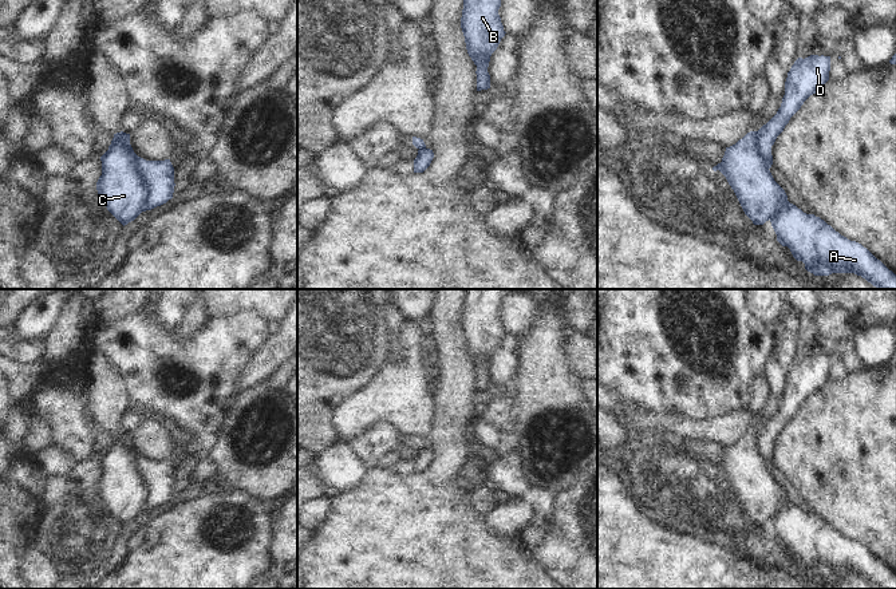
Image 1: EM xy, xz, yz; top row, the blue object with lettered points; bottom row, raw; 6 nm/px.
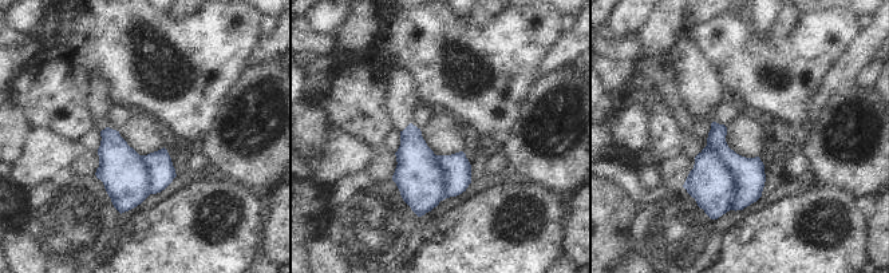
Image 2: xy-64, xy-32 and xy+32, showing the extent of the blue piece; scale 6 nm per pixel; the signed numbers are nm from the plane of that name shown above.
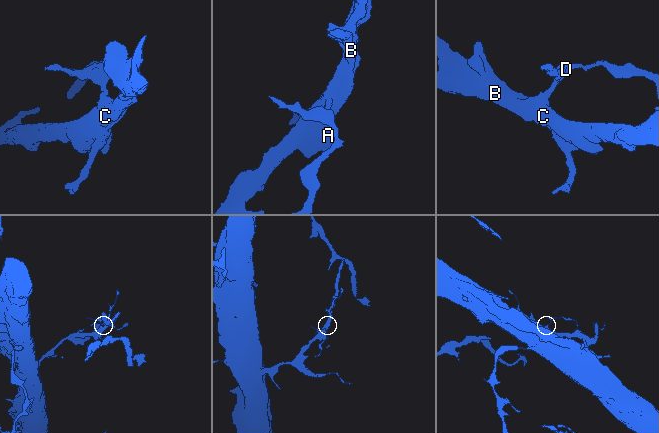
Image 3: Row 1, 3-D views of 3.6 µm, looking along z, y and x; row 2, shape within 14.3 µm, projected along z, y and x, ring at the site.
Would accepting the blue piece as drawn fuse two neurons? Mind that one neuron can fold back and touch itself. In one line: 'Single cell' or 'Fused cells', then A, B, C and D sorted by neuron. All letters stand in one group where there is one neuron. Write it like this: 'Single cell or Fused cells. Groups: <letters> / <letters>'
Fused cells. Groups: A D / B C

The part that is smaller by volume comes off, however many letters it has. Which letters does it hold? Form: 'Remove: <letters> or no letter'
Remove: A, D

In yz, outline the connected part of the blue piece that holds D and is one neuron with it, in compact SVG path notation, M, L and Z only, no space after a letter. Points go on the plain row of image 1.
M824 355L798 357L792 365L785 382L785 395L781 407L766 424L755 431L757 440L761 444L759 452L769 469L773 465L771 446L777 436L804 402L829 380L829 371L830 356Z

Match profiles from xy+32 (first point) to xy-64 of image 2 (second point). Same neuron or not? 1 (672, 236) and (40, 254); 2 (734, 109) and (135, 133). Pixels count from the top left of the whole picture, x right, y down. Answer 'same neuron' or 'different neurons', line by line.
1: different neurons
2: different neurons

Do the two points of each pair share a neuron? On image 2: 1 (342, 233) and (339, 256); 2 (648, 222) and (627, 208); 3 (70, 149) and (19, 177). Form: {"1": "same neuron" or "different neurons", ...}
{"1": "different neurons", "2": "different neurons", "3": "same neuron"}

